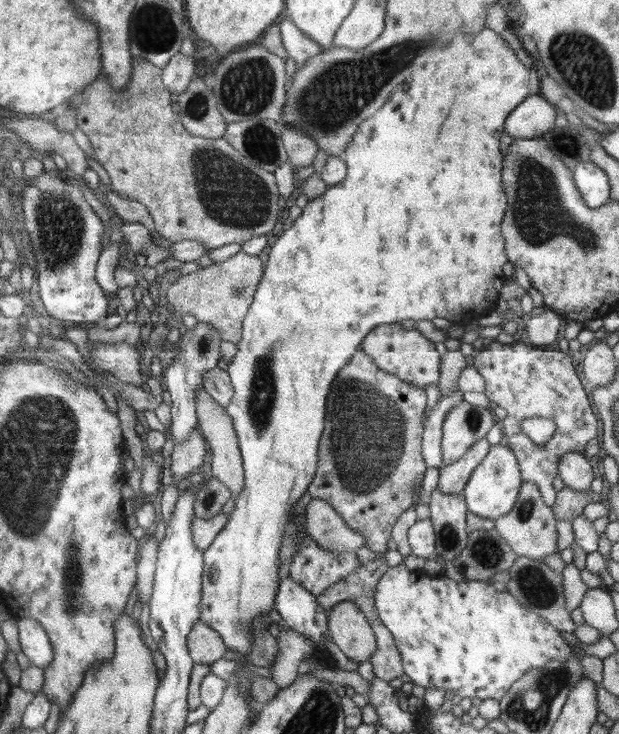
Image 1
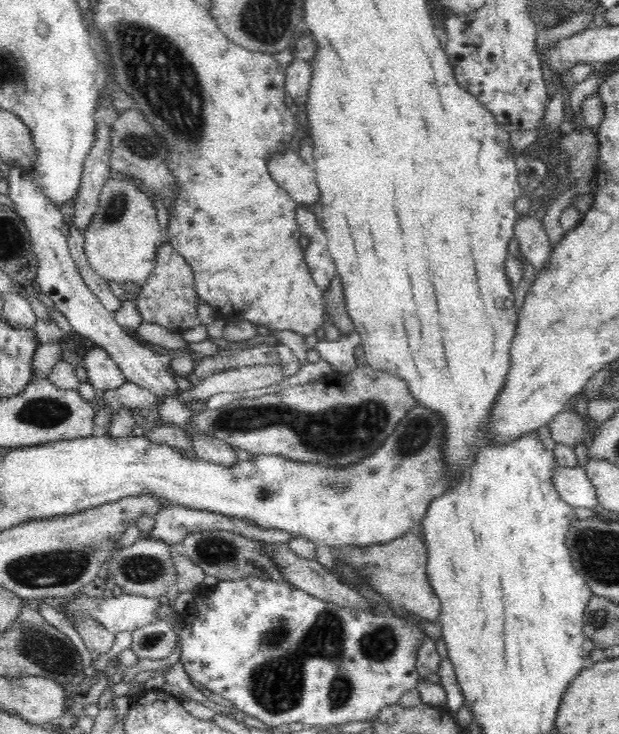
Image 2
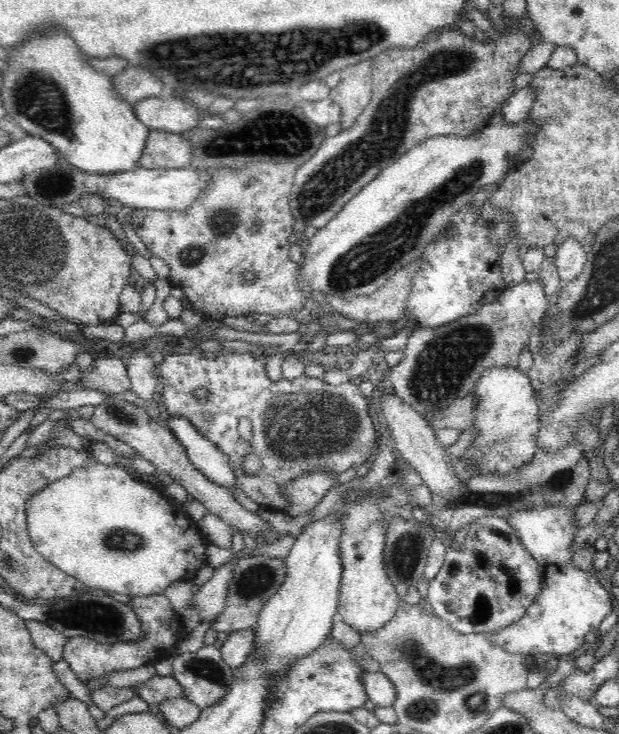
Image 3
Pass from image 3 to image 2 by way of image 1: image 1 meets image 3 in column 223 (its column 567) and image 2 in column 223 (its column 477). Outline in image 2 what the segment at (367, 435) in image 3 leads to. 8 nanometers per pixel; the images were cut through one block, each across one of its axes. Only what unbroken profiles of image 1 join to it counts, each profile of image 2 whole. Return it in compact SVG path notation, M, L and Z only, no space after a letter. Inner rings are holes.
M260 344L256 350L238 349L232 350L230 354L218 354L204 356L200 363L196 365L192 372L186 376L190 383L195 383L203 378L208 378L210 375L227 371L241 366L252 366L254 363L274 364L280 363L276 347L266 344Z

